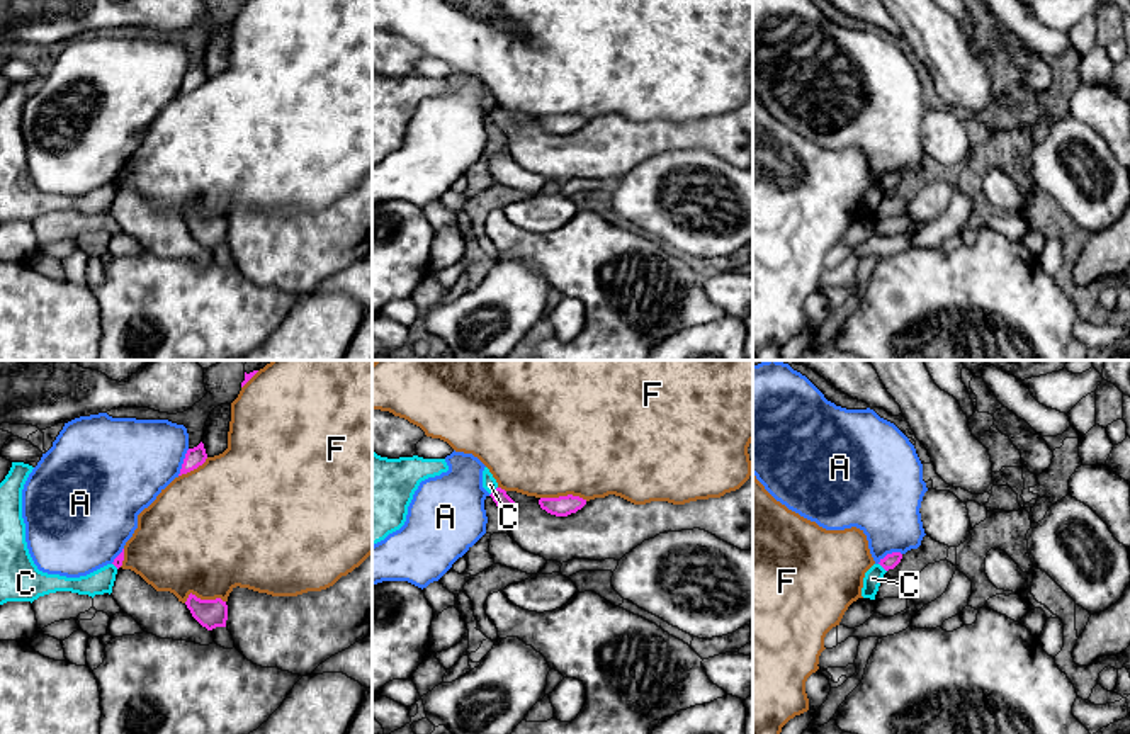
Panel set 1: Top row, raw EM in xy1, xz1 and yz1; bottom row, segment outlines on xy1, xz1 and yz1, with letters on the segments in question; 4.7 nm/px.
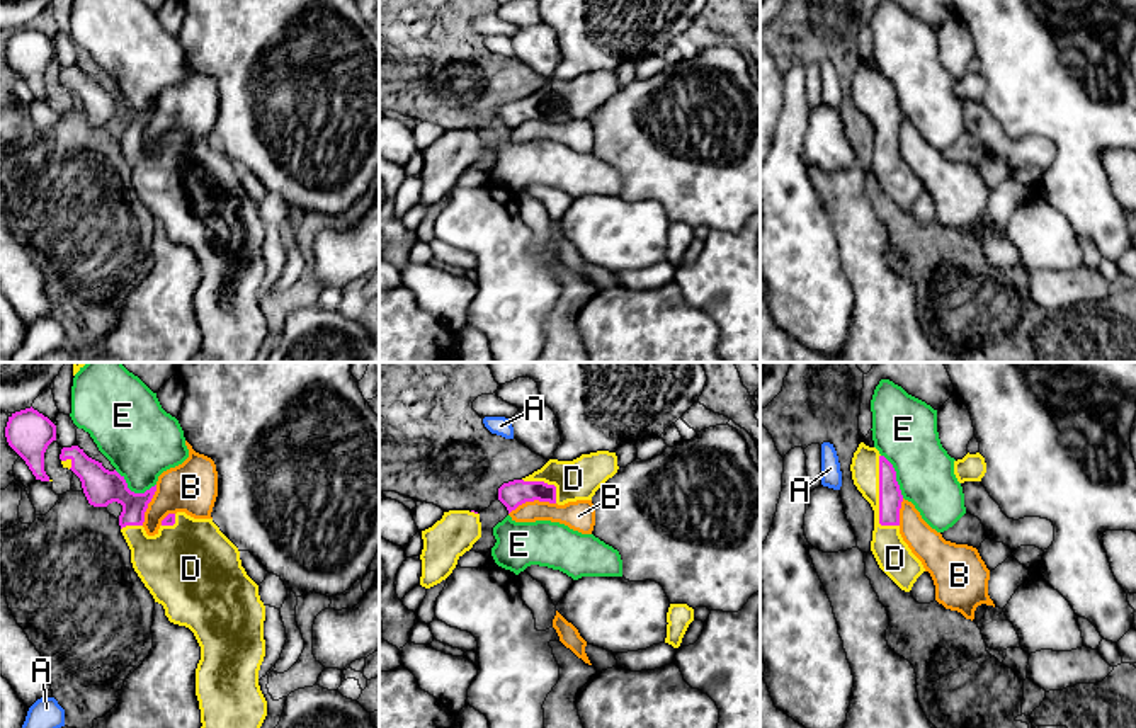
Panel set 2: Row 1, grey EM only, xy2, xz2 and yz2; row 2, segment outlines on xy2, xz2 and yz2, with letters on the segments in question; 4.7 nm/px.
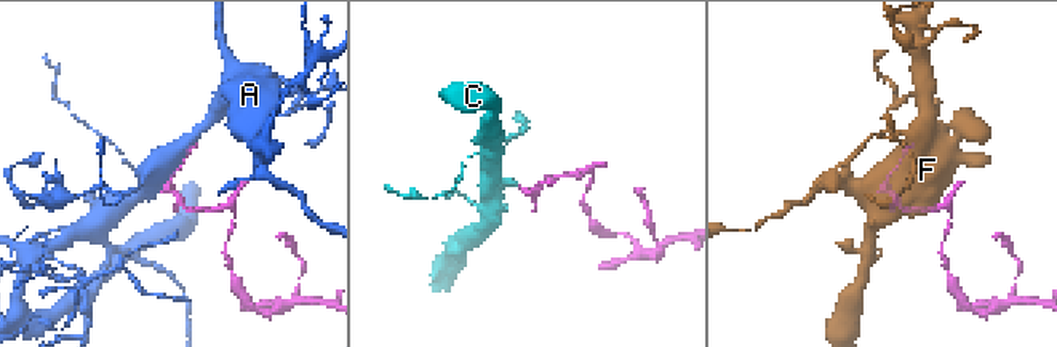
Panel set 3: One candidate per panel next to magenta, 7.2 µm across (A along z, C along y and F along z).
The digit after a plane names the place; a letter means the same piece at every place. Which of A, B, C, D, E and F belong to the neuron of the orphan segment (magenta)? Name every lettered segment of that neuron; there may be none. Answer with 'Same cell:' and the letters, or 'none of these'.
Same cell: D

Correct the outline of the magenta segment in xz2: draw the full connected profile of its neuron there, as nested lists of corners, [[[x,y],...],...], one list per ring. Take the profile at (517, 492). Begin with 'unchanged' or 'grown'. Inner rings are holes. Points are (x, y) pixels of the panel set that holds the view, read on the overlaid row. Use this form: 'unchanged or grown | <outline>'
grown | [[[609,451],[582,454],[573,461],[549,459],[532,475],[503,483],[498,500],[508,514],[525,502],[549,502],[565,505],[592,500],[595,492],[617,473],[617,456]]]

